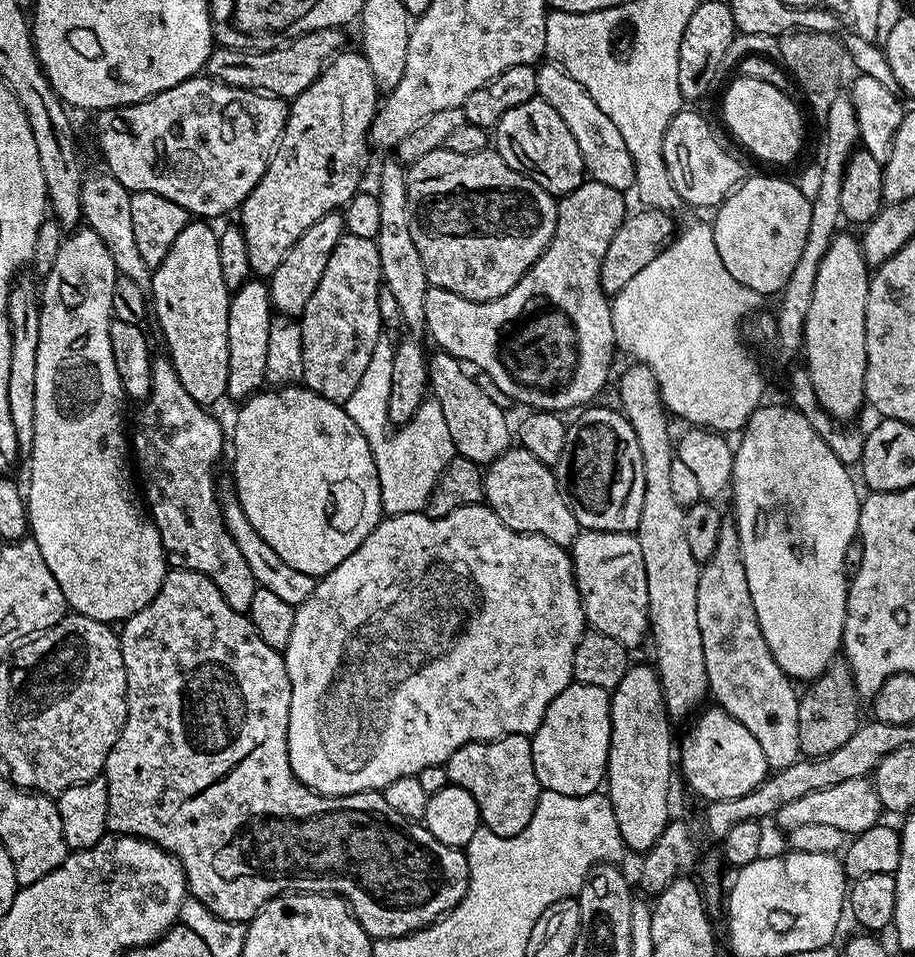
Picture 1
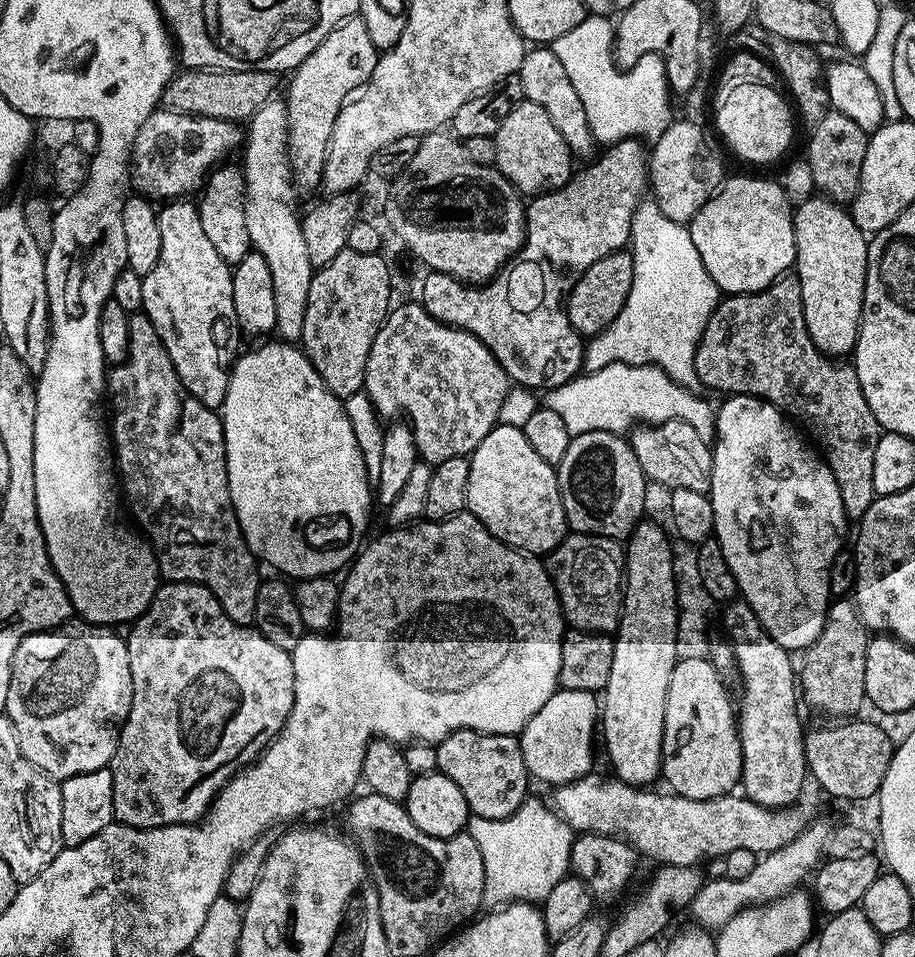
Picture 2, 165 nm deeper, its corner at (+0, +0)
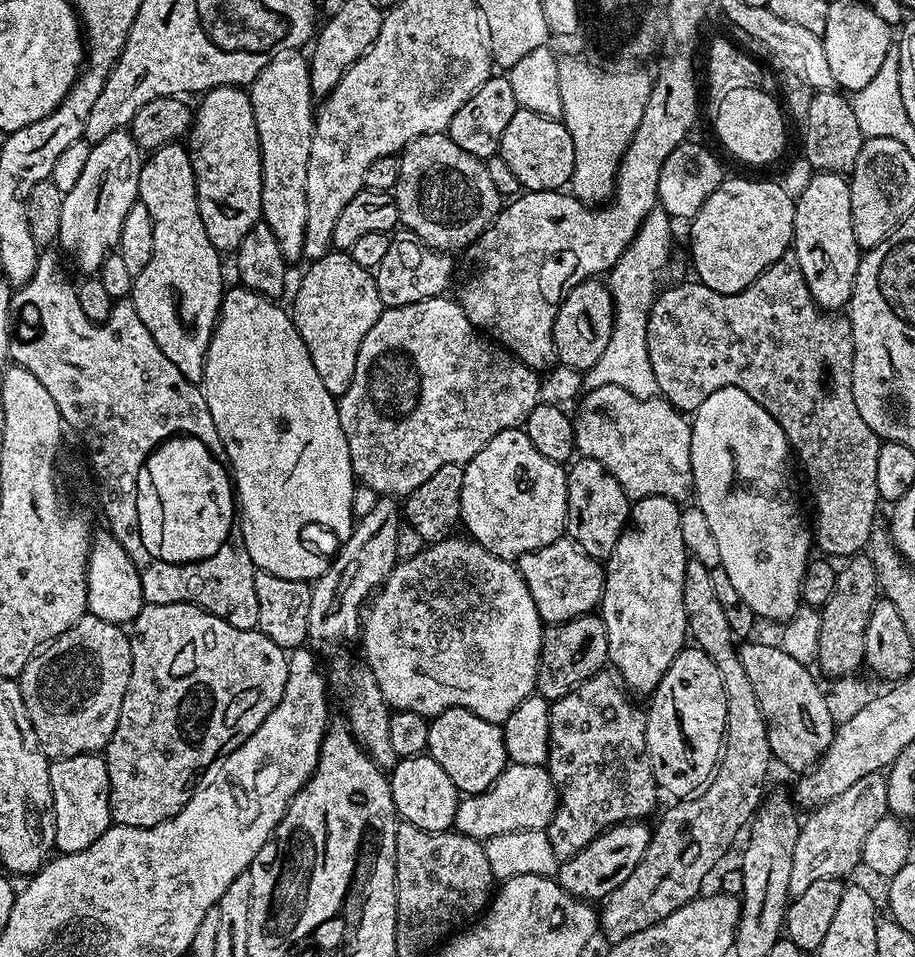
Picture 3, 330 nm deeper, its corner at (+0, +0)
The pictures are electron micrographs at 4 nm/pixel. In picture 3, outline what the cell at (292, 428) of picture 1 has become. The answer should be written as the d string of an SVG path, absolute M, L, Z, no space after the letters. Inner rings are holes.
M243 286L229 287L224 294L224 300L220 304L220 319L216 322L216 328L212 331L212 341L206 354L206 366L204 367L204 378L202 391L206 398L206 406L210 406L210 418L214 418L214 426L220 435L220 441L224 447L224 455L228 457L236 495L238 497L238 515L240 518L240 529L244 535L244 545L250 554L250 558L261 572L269 572L278 578L290 578L291 580L307 580L315 582L322 574L326 574L330 563L329 553L319 552L311 548L304 541L304 528L311 524L317 524L325 528L336 542L342 542L350 538L354 515L352 516L352 503L356 500L356 488L358 481L352 472L350 462L350 446L346 446L346 434L342 434L342 422L340 421L340 410L337 397L322 386L322 378L318 378L318 370L314 370L314 362L310 362L310 354L306 350L306 342L298 334L291 315L279 307L279 303L267 300L266 297L252 292Z

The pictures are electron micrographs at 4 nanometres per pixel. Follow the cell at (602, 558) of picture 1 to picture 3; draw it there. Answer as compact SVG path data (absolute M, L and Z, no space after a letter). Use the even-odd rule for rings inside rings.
M561 538L550 542L550 546L542 546L538 550L530 550L518 558L518 567L526 586L530 590L530 596L538 606L538 614L545 625L565 624L579 616L595 613L600 606L600 599L604 597L605 565L593 556L587 554L567 538Z

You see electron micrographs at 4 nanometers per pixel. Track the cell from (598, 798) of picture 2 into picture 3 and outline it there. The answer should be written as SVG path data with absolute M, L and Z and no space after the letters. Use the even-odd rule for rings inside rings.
M511 763L487 791L463 797L457 803L454 826L464 836L481 842L502 833L542 832L553 820L558 804L558 789L543 765Z

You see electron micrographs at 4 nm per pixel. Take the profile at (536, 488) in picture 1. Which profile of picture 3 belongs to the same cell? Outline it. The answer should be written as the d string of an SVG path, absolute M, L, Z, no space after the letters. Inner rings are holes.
M520 428L502 430L502 434L490 438L490 442L486 442L486 446L464 465L460 519L463 527L468 527L467 535L490 554L515 561L530 550L550 546L550 542L565 535L567 518L568 478L565 469L550 458L542 458L542 454L534 450L534 442L530 442Z

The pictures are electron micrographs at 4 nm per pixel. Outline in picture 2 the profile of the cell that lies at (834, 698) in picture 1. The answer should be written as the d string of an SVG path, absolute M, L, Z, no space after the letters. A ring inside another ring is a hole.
M836 598L829 603L828 612L824 615L824 625L808 648L803 649L805 665L798 674L798 692L816 712L821 712L828 718L852 718L857 715L860 707L865 707L866 697L866 650L870 633L865 628L862 618L858 614L855 603L848 598Z

